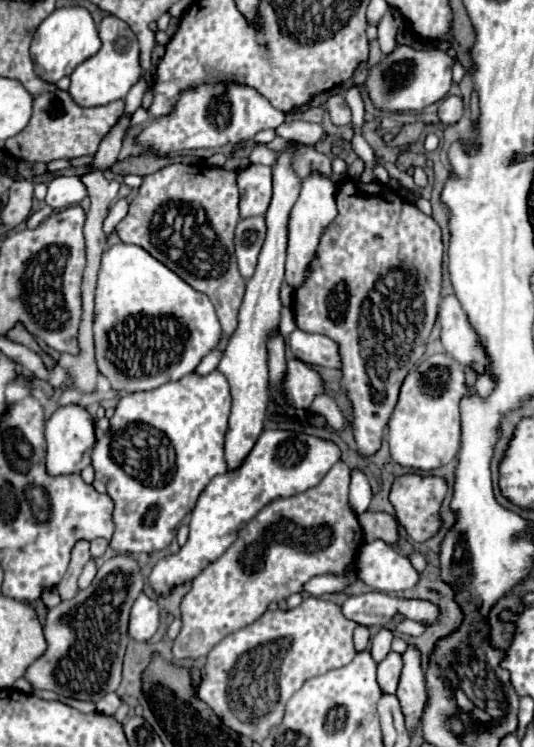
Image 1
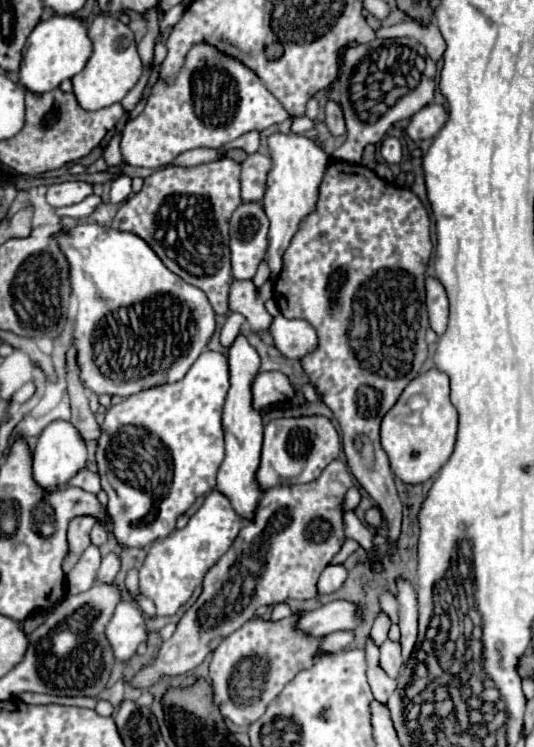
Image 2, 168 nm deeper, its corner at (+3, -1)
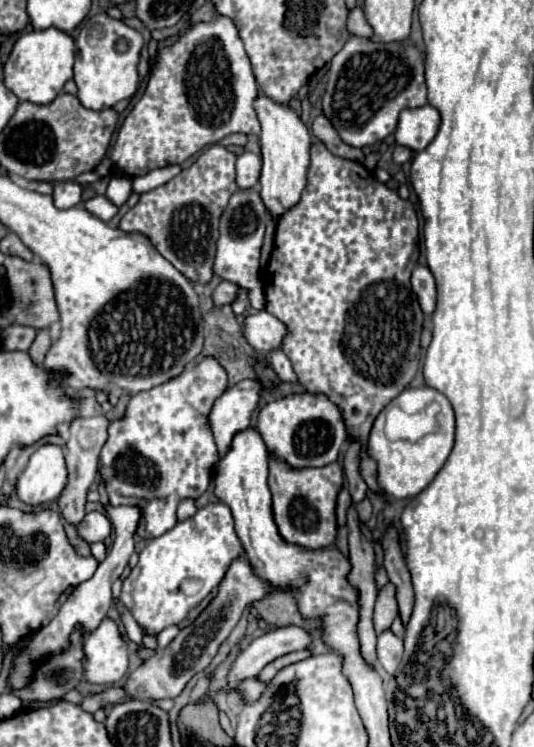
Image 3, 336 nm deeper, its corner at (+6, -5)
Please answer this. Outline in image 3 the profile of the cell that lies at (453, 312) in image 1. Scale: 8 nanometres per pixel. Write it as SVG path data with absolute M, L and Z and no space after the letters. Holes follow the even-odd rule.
M416 265L410 277L410 283L412 283L412 291L420 301L424 315L430 317L436 307L436 283L434 283L432 271L426 265Z

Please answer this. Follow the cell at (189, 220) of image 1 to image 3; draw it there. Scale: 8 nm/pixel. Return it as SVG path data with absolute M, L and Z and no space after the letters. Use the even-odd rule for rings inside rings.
M222 145L208 147L188 169L172 181L140 195L140 201L122 217L122 231L144 233L154 247L192 283L206 285L212 277L212 265L218 241L218 223L232 193L238 191L234 181L236 155Z

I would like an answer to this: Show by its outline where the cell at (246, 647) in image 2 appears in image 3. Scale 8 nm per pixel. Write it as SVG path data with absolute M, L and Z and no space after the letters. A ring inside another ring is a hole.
M256 677L246 679L246 681L242 681L242 683L238 685L238 691L242 693L244 703L256 701L256 699L262 695L262 691L264 691L264 689L266 689L266 683L260 683Z

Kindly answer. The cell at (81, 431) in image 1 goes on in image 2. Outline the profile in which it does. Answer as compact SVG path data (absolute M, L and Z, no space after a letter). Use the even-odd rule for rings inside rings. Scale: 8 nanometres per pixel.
M53 421L49 423L33 451L33 477L43 489L55 489L67 485L67 481L87 465L87 447L79 431L75 431L71 421Z

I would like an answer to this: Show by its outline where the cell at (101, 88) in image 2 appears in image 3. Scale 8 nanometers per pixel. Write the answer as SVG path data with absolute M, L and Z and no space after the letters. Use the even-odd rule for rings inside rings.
M106 13L90 17L76 37L76 65L74 81L78 85L78 99L84 107L100 111L114 107L122 99L130 99L138 89L138 61L144 41L142 35L126 23L112 19Z

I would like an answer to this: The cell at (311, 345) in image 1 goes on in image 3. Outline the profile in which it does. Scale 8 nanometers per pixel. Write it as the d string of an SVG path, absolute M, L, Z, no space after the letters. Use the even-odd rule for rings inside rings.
M258 311L244 317L242 335L256 351L268 353L272 349L282 347L286 327L268 311Z

